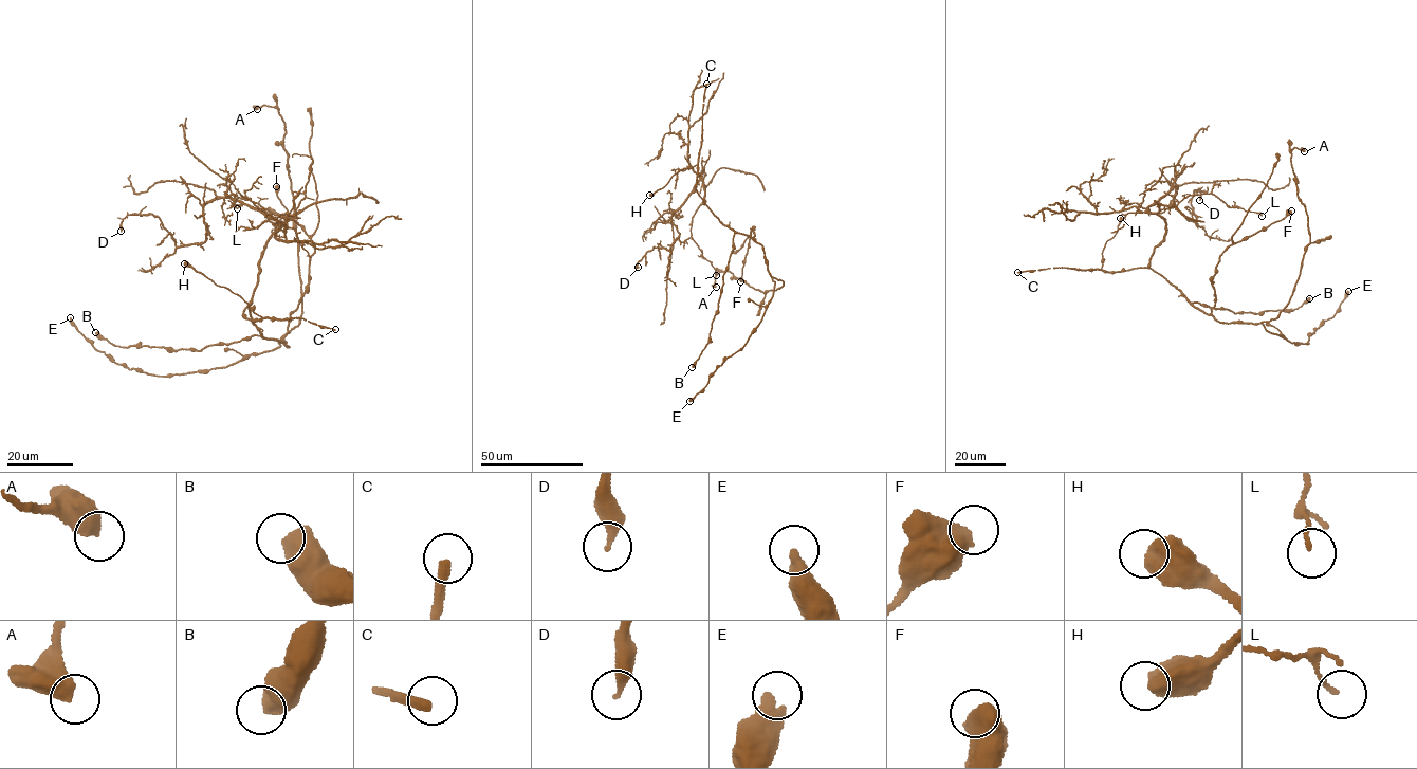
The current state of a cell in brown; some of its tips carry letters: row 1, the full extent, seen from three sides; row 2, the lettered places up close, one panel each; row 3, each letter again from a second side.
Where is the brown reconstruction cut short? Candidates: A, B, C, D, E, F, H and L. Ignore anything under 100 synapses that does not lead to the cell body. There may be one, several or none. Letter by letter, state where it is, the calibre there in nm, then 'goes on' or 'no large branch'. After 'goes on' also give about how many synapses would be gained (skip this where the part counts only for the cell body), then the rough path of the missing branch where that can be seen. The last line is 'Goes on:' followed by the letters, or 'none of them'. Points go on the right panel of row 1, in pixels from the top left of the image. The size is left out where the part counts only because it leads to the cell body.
A: at (1304, 151); 600 nm thick; no large branch
B: at (1309, 298); 650 nm thick; no large branch
C: at (1017, 272); 320 nm thick; goes on; about 130 synapses
D: at (1199, 200); 300 nm thick; no large branch
E: at (1348, 291); 480 nm thick; no large branch
F: at (1291, 211); 650 nm thick; no large branch
H: at (1120, 218); 650 nm thick; no large branch
L: at (1262, 216); 110 nm thick; no large branch
Goes on: C

